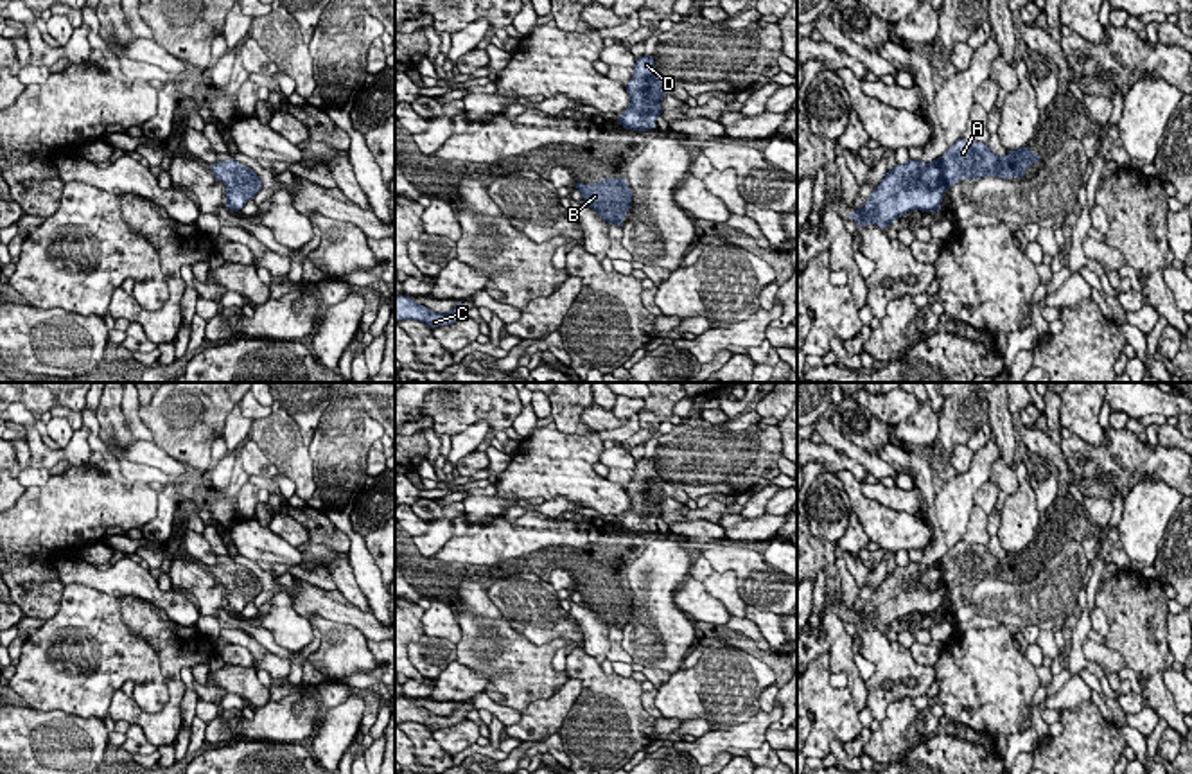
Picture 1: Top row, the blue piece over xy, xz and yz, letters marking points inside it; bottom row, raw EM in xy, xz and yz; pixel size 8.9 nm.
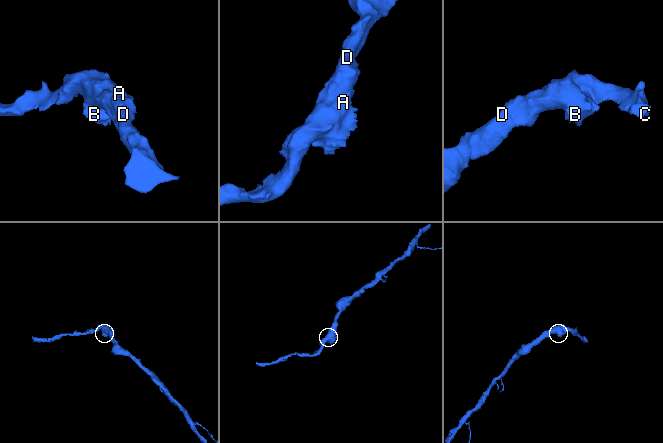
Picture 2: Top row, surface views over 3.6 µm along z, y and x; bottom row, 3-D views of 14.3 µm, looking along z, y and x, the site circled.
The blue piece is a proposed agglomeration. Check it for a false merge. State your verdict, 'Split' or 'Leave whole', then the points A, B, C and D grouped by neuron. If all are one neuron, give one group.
Leave whole. Groups: A B C D

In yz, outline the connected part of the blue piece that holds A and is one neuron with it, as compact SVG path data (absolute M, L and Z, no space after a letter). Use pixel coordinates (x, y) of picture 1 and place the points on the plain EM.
M960 541L930 566L912 560L907 566L896 566L867 605L849 620L860 630L872 625L883 632L914 611L939 616L944 596L960 582L978 584L984 578L998 578L1009 584L1011 580L1025 580L1025 571L1041 562L1043 557L1032 555L1029 548L998 559L987 544Z

